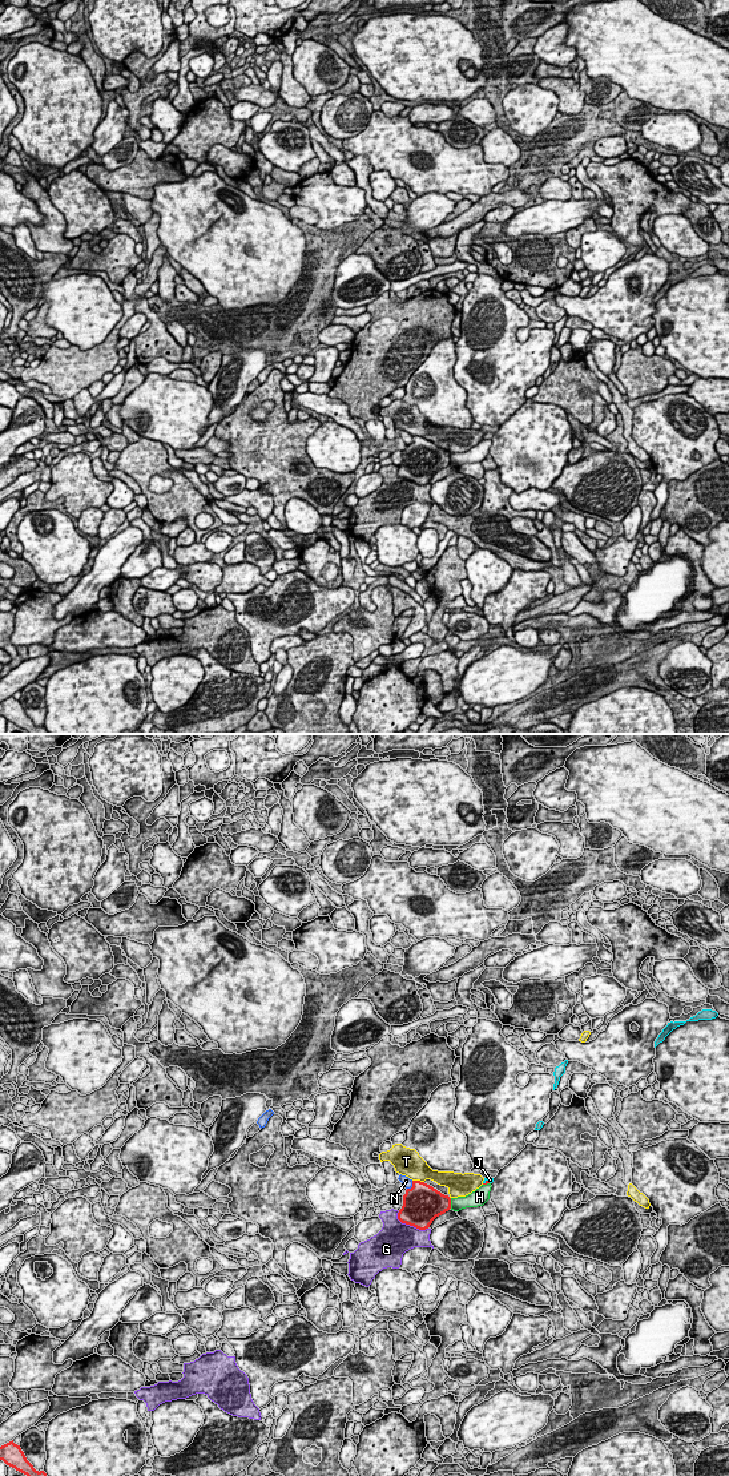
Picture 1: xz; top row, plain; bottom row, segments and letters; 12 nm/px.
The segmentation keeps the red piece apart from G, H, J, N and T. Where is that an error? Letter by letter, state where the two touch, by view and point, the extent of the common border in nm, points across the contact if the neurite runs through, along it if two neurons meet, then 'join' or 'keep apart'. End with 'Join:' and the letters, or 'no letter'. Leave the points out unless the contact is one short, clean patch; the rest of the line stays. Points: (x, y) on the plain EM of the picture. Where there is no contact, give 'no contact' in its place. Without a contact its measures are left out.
G: xz (410, 480) | 440 nm | keep apart
H: xz (450, 459) | 130 nm | keep apart
J: xz (486, 436) | 100 nm | across xz (486, 436), (490, 435) | join
N: xz (413, 442) | 130 nm | keep apart
T: xz (418, 436) | 150 nm | keep apart
Join: J

